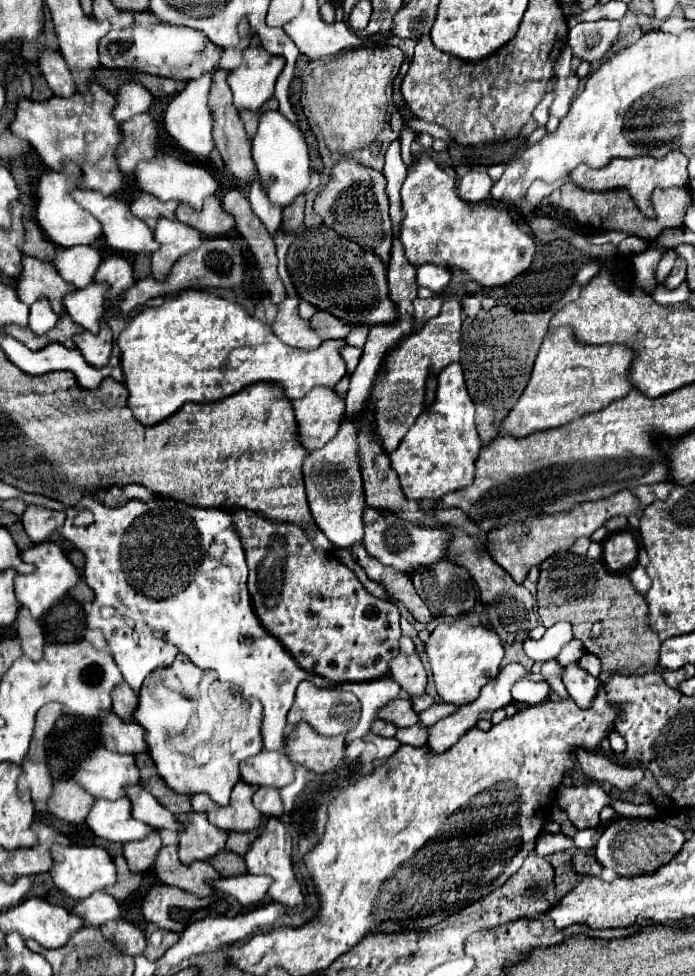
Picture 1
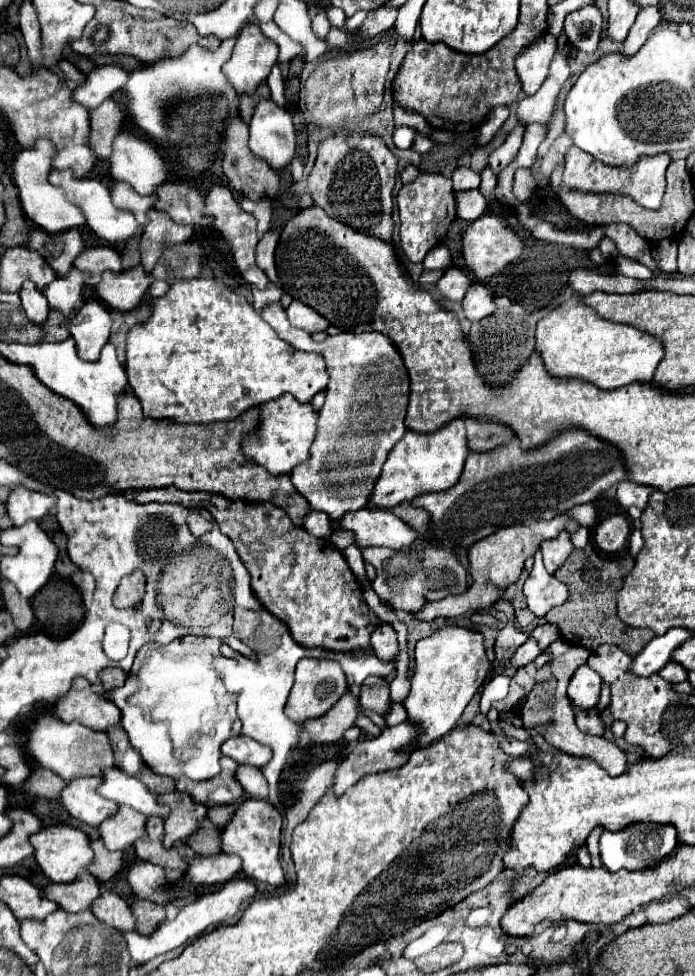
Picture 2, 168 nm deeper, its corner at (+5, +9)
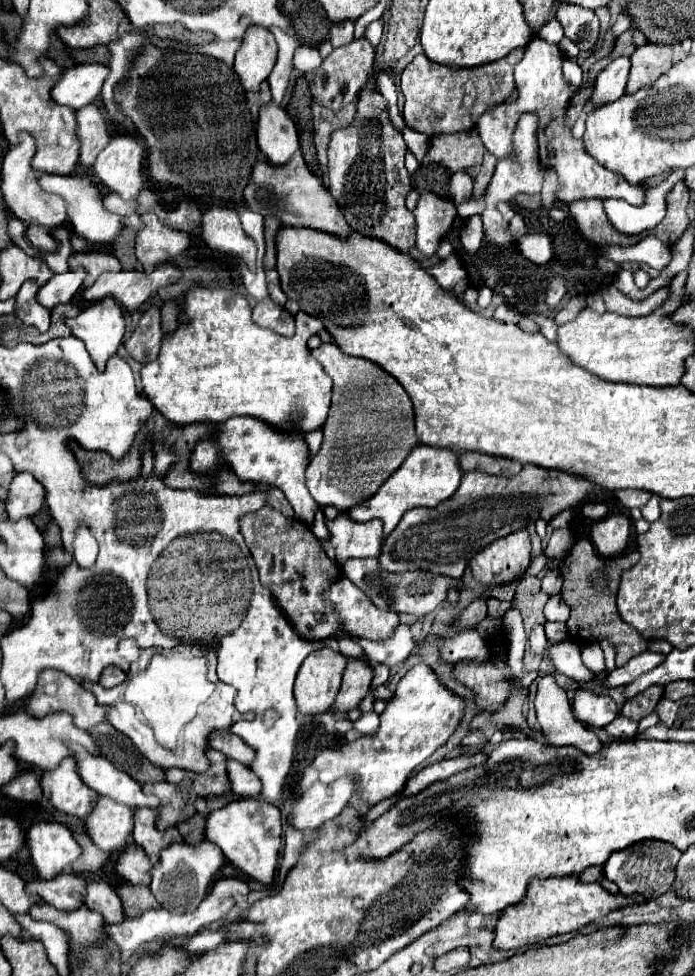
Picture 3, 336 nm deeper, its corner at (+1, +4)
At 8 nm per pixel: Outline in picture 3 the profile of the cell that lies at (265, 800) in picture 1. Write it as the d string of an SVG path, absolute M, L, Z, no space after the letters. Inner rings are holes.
M229 761L227 773L229 773L233 793L237 793L241 797L259 797L261 795L261 781L247 765Z

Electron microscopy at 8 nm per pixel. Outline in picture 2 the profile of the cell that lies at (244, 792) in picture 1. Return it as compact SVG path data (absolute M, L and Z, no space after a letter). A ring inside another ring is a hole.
M223 756L221 774L217 774L217 778L209 778L205 782L187 780L185 792L189 792L195 802L201 802L205 806L239 806L243 802L243 790L235 780L235 768L237 762Z

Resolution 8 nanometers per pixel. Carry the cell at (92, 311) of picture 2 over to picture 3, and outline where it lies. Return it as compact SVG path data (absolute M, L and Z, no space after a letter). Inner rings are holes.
M103 299L87 307L79 317L67 319L67 325L71 333L85 343L99 371L103 371L107 359L117 353L125 333L123 311L115 299Z

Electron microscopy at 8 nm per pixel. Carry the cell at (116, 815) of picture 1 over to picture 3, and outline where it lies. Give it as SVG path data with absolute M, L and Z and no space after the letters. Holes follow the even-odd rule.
M65 759L57 771L43 771L41 783L45 797L55 809L77 819L85 819L93 813L99 795L81 781L73 759Z

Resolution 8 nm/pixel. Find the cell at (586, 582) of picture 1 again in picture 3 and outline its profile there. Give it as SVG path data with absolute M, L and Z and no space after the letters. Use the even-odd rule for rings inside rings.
M585 537L577 539L573 549L567 553L567 557L561 561L561 577L563 577L563 589L561 599L569 605L571 617L567 621L569 639L577 645L585 647L591 643L603 643L609 641L617 649L617 665L623 667L631 657L647 651L647 639L643 639L633 627L629 627L617 611L617 589L619 589L619 577L625 569L633 567L639 559L637 551L617 555L617 557L603 557L595 551L593 543Z

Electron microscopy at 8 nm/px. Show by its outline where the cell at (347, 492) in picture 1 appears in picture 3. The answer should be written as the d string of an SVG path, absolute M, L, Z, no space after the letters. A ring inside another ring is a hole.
M323 343L321 347L311 349L311 355L323 365L325 373L333 379L333 401L329 417L323 425L321 449L307 467L305 483L309 493L321 507L333 505L341 513L347 513L351 507L367 501L389 479L389 475L399 469L409 451L419 443L413 423L413 405L407 391L393 375L389 375L373 361L343 353L337 343Z

